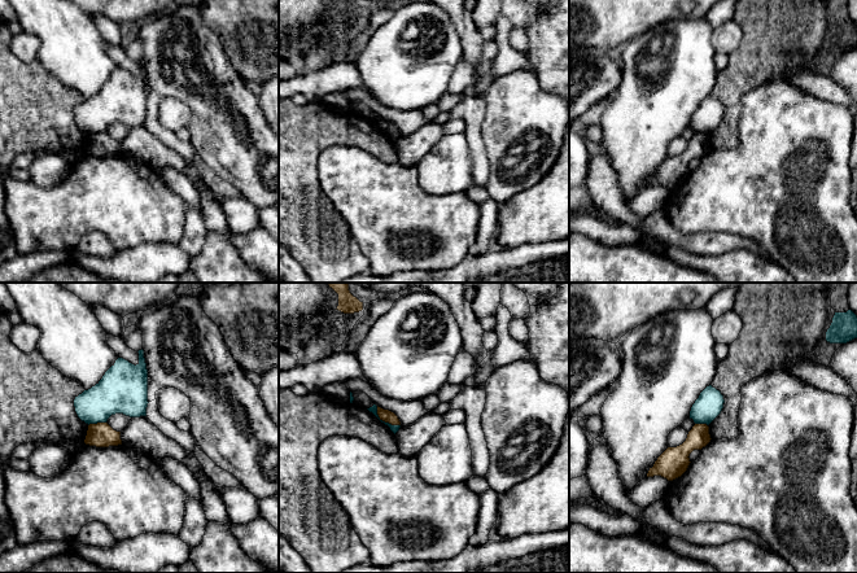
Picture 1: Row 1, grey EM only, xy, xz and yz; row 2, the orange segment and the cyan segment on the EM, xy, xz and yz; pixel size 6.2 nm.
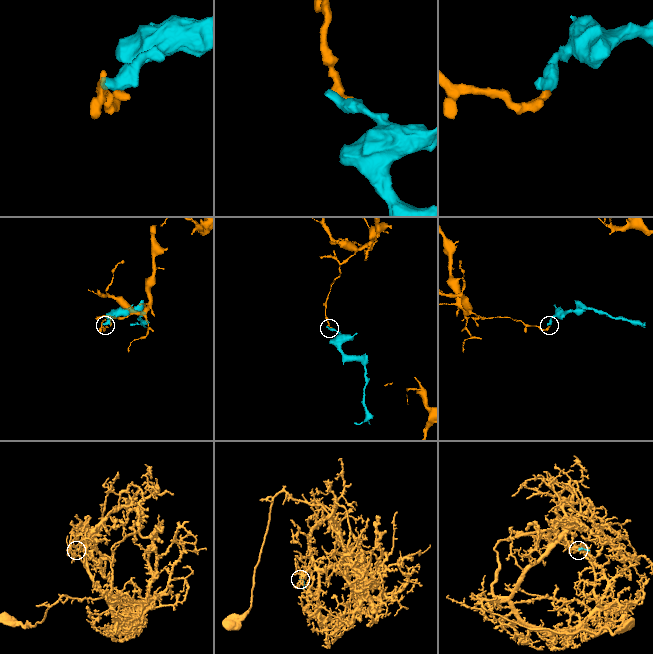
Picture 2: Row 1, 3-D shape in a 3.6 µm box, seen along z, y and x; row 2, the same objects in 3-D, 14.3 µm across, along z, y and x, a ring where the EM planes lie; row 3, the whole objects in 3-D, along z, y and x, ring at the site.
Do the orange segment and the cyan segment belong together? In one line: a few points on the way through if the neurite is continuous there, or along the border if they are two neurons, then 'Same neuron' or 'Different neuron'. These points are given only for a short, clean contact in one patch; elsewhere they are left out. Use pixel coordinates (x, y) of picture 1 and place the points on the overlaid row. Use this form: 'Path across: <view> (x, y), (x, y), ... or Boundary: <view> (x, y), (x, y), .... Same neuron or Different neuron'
Boundary: xz (376, 406), (376, 414), (383, 420), (399, 425). Different neuron

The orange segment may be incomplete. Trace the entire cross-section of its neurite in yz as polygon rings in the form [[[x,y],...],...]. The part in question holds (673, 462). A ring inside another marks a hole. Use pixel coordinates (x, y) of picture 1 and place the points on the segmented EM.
[[[695,424],[686,441],[677,447],[668,447],[650,468],[647,477],[661,476],[668,481],[681,477],[690,465],[690,454],[701,450],[710,442],[709,427]]]

